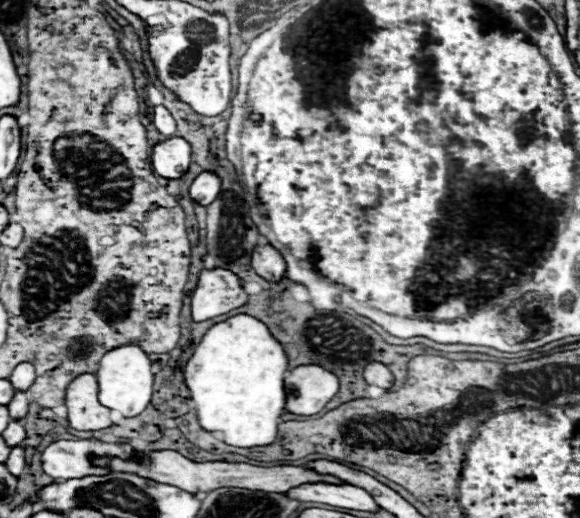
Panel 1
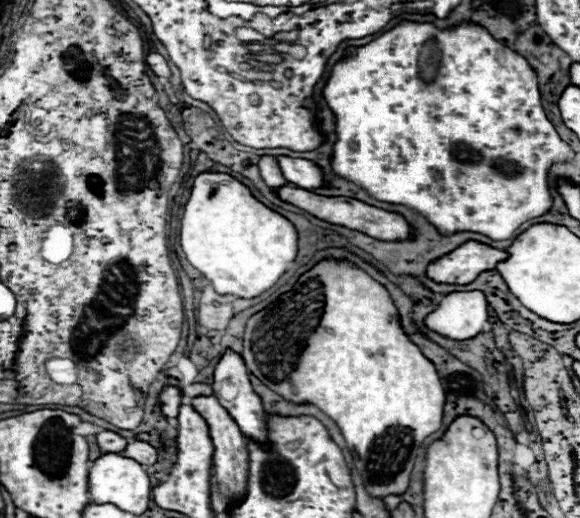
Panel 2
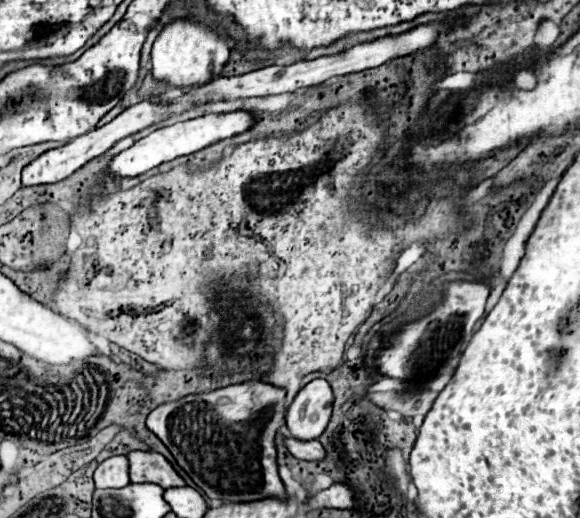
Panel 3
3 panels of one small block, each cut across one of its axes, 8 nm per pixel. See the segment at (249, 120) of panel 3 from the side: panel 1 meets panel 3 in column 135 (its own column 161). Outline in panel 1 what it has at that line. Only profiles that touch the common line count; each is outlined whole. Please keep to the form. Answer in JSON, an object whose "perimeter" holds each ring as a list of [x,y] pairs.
{"perimeter":[[[172,136],[166,142],[156,144],[152,150],[154,172],[168,180],[182,178],[188,172],[190,162],[190,144],[180,136]]]}

